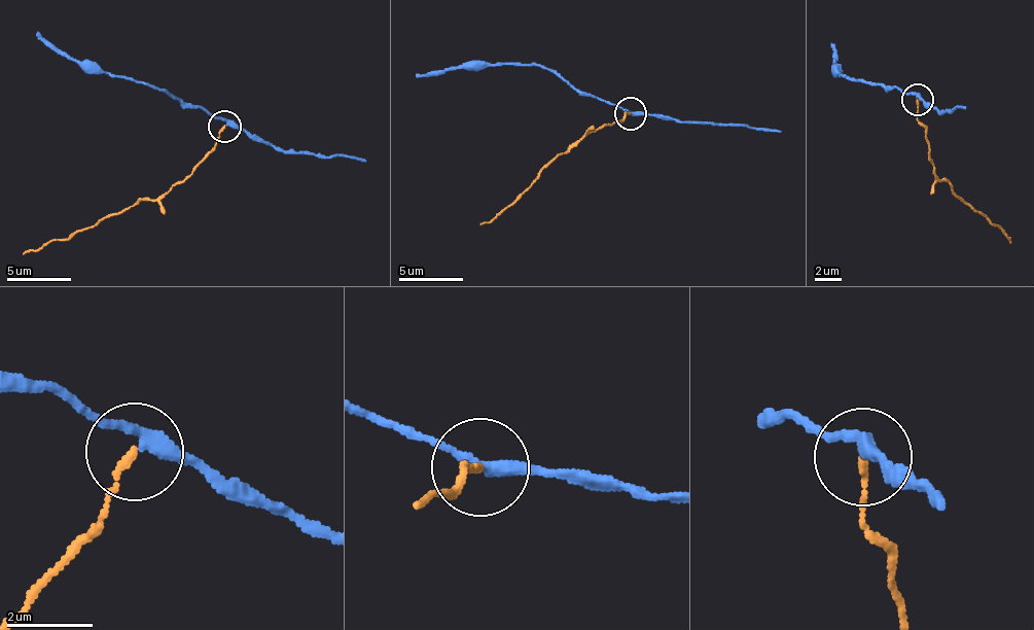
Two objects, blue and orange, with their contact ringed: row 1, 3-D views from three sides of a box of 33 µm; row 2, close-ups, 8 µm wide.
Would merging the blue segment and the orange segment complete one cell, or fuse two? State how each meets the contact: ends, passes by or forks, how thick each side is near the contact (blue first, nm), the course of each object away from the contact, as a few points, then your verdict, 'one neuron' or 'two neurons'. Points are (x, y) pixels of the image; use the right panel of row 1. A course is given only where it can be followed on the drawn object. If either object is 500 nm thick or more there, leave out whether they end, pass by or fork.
blue passes by | orange ends | 280/160 nm | blue via (918, 99), (897, 89), (889, 92), (849, 77), (835, 77), (834, 45) | orange via (918, 99), (916, 119), (937, 175), (1010, 242) | two neurons

